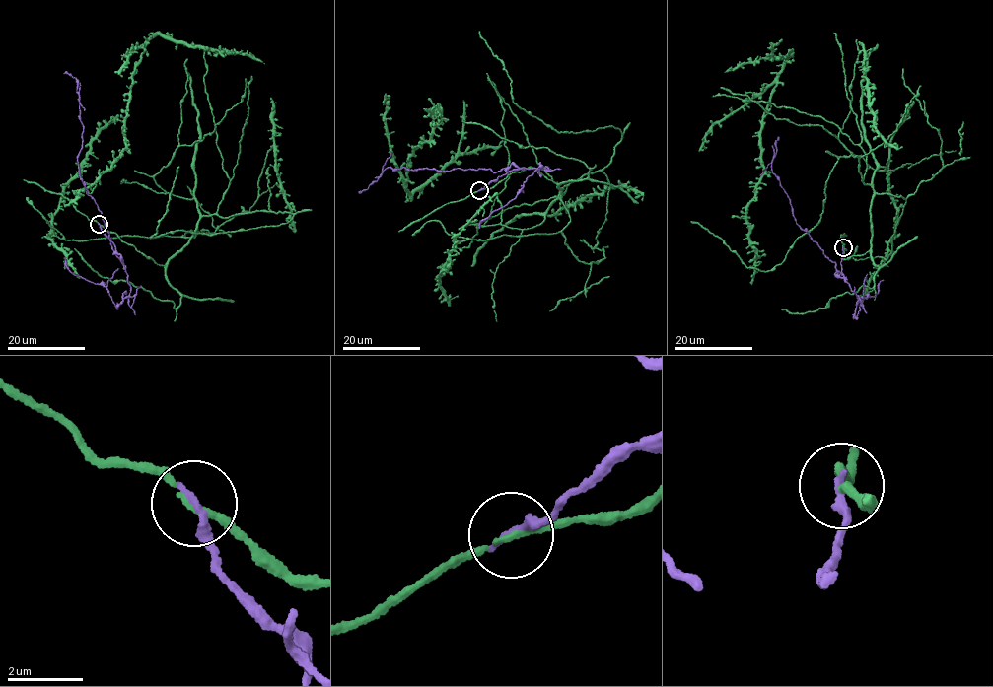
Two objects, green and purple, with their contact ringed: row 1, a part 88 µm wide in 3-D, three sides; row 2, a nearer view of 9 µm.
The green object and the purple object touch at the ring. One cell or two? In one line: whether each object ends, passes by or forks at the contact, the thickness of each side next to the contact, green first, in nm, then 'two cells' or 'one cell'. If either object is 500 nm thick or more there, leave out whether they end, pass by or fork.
green passes by; purple ends; calibres 170 and 240 nm; two cells

